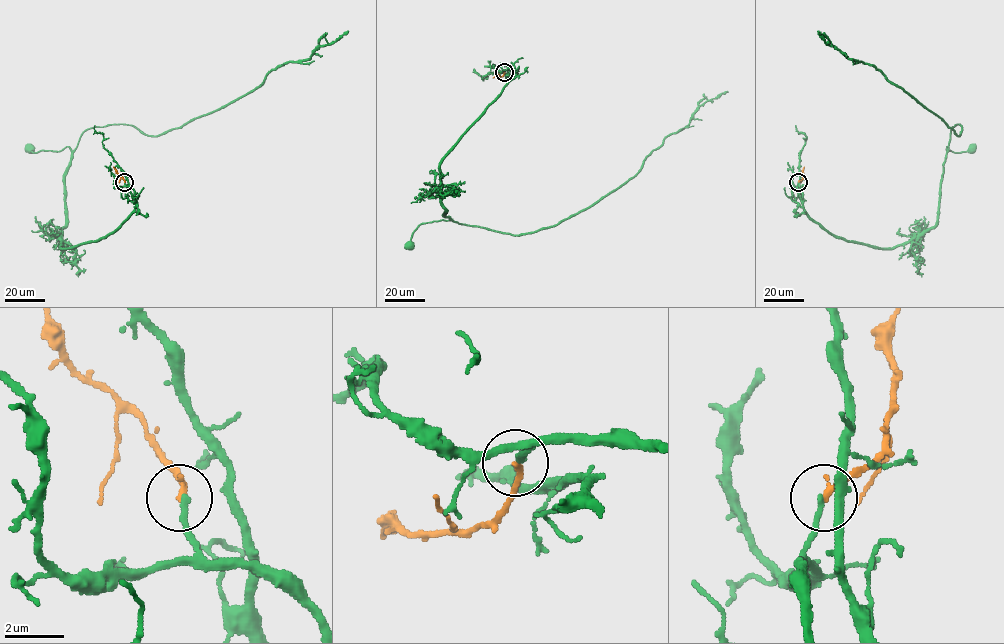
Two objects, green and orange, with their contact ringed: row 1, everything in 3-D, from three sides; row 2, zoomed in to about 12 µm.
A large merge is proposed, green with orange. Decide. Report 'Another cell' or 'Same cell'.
Same cell

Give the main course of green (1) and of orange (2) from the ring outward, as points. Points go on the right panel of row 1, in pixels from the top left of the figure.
1: (798, 182), (804, 211), (825, 229), (849, 241), (893, 248), (935, 225), (947, 146), (953, 152), (972, 148)
2: (798, 182), (802, 178), (804, 167)

